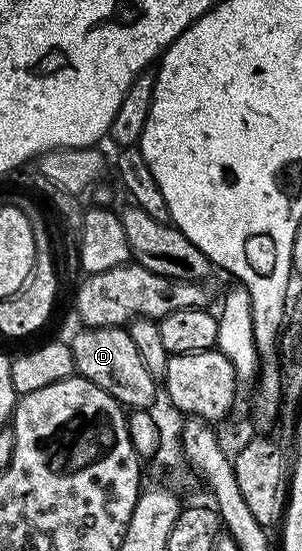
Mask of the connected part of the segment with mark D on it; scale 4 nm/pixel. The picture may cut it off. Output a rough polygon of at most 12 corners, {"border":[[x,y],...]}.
{"border":[[82,327],[69,344],[76,375],[126,409],[152,409],[128,327]]}

